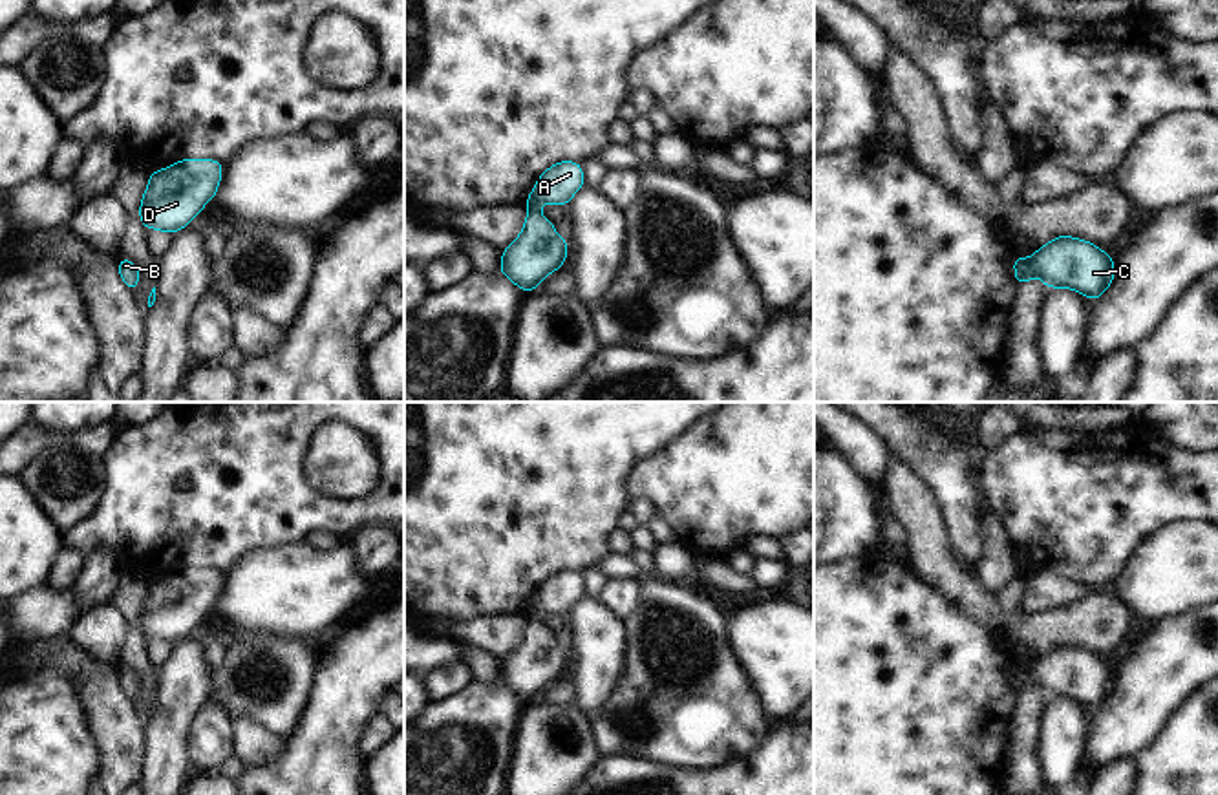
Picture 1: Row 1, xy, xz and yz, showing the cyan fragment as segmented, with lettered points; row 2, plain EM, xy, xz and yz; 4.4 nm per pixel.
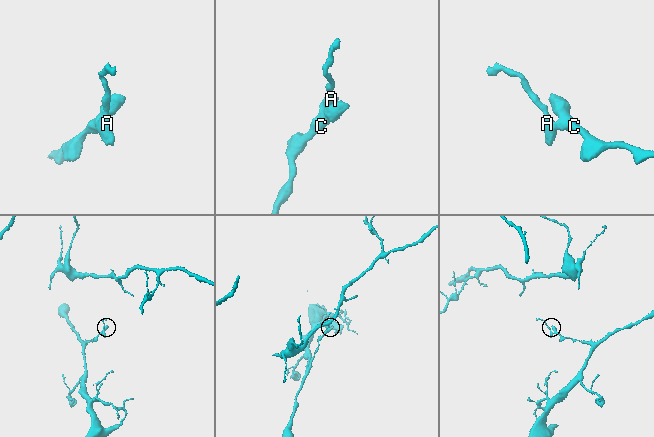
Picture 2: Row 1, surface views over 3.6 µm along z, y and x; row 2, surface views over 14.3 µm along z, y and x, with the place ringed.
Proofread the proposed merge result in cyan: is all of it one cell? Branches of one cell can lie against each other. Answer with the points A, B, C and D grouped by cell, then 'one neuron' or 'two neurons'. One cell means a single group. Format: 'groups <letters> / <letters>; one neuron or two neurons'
groups A B C D; one neuron

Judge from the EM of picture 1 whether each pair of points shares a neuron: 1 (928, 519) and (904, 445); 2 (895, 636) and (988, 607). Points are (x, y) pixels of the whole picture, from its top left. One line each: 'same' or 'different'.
1: different
2: different

